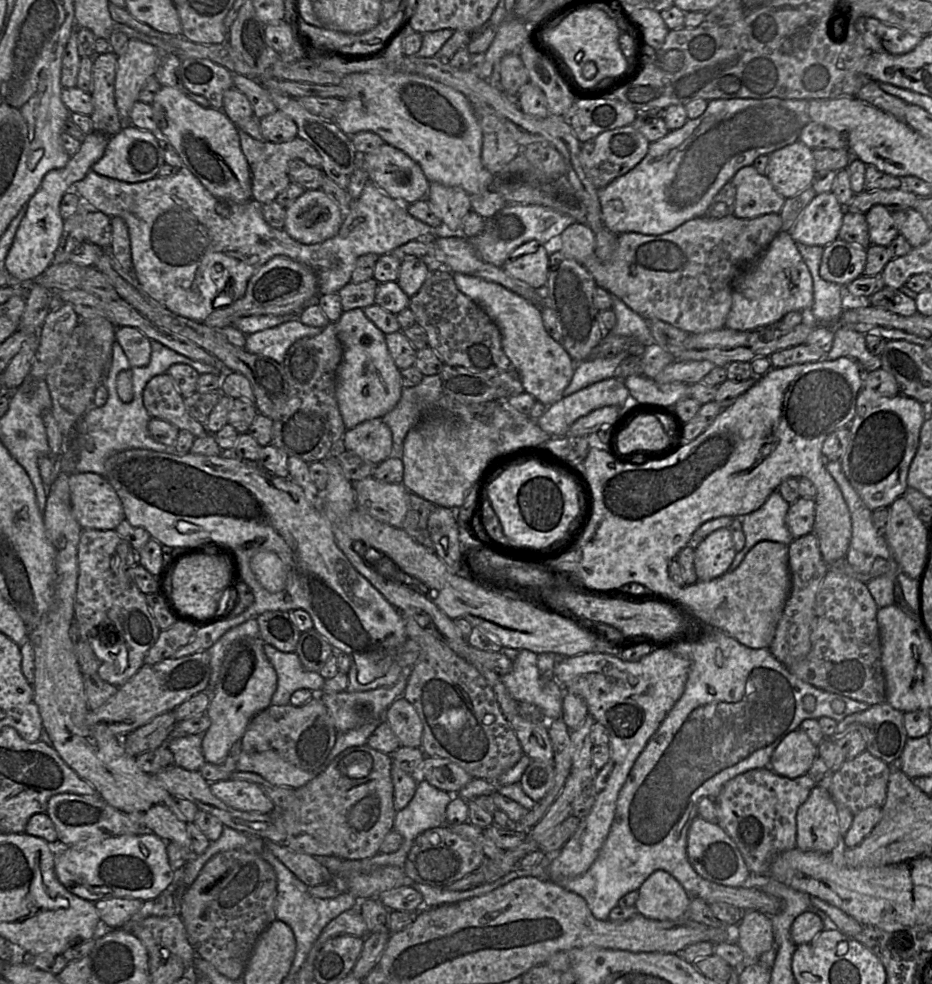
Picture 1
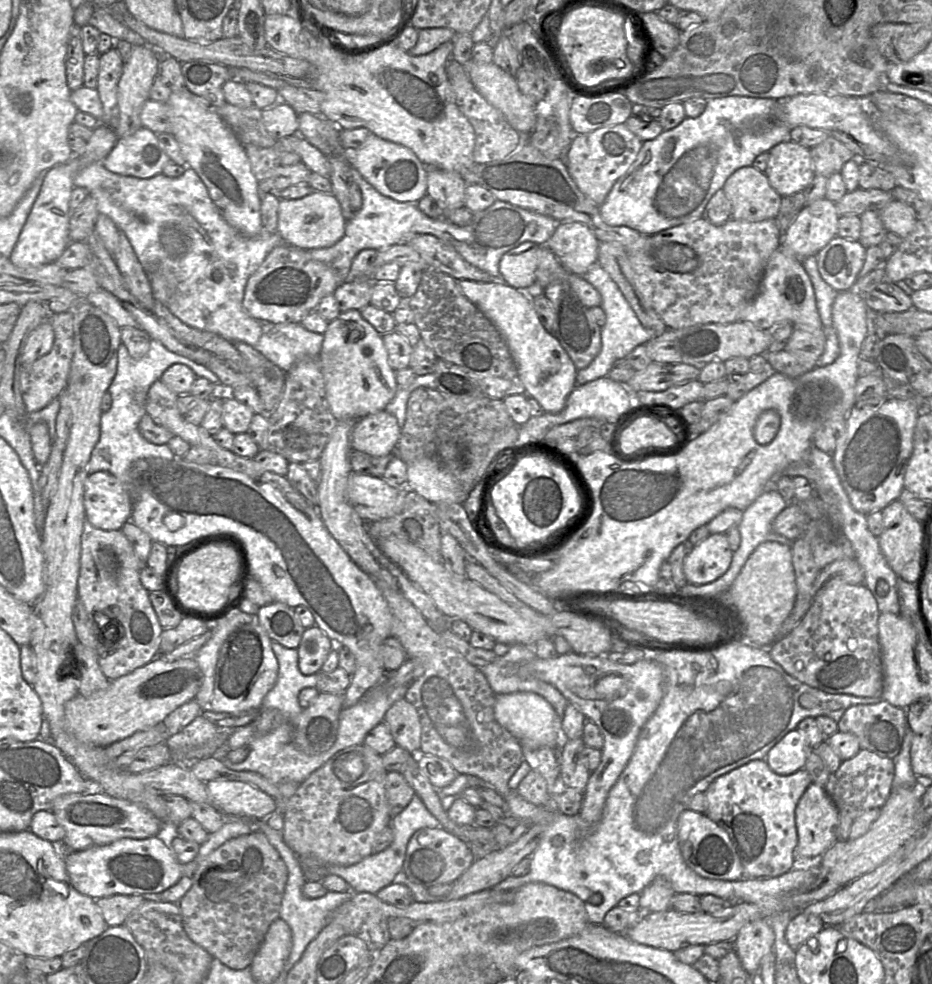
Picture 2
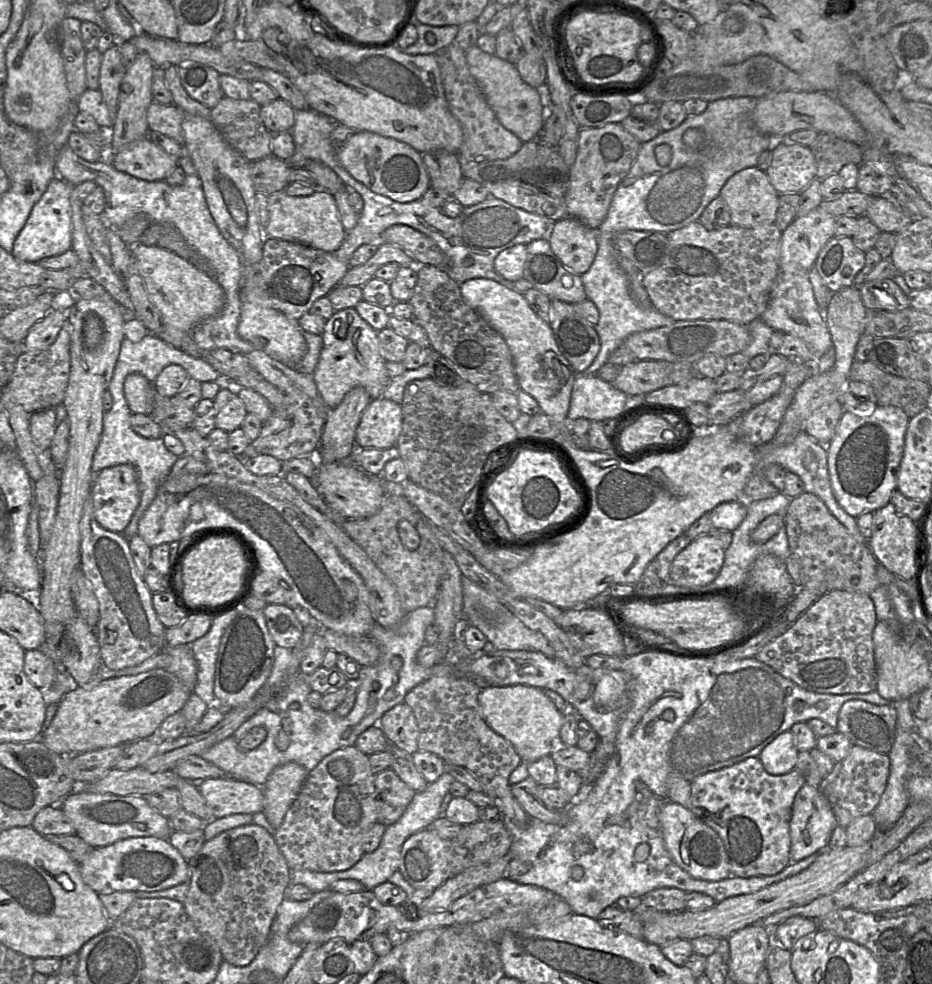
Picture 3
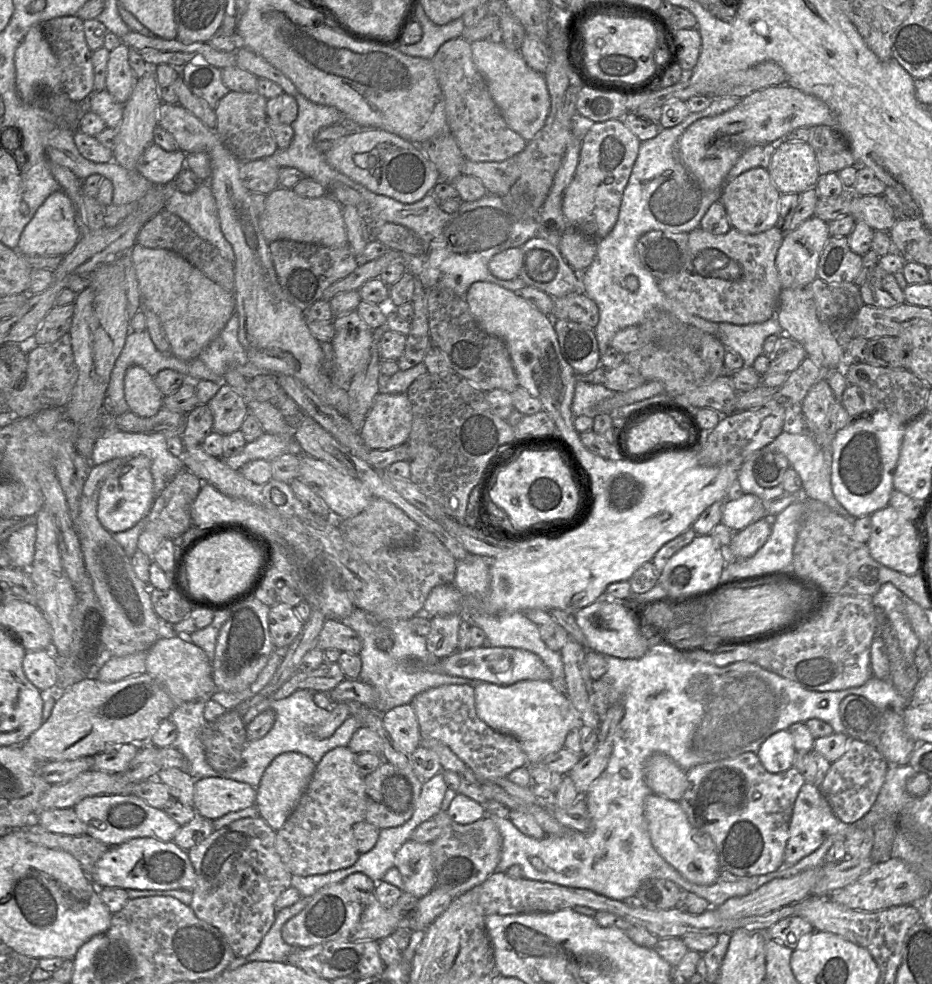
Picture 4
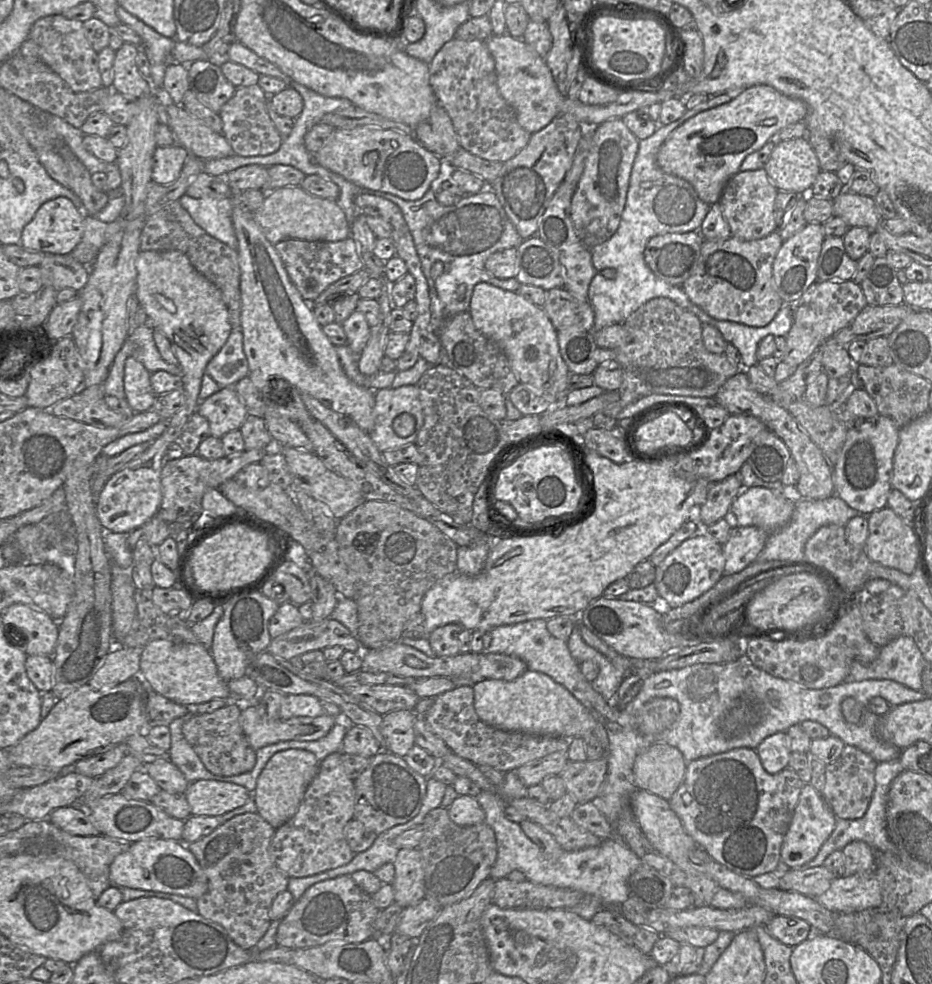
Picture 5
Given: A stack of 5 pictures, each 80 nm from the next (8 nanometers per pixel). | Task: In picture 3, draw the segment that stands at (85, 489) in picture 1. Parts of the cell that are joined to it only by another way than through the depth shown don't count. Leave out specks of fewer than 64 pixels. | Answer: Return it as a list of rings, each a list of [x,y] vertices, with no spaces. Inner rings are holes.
[[[120,464],[101,470],[94,476],[90,497],[93,502],[94,517],[99,525],[110,532],[122,533],[140,502],[138,474],[135,467],[131,464]]]

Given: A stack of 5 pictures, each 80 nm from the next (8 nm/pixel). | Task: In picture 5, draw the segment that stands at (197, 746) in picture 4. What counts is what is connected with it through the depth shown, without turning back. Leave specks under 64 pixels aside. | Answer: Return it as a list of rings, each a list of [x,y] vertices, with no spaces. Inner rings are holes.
[[[189,711],[188,714],[174,719],[169,725],[171,735],[169,761],[180,769],[189,783],[211,780],[211,772],[204,766],[182,732],[184,723],[193,715],[195,714]]]

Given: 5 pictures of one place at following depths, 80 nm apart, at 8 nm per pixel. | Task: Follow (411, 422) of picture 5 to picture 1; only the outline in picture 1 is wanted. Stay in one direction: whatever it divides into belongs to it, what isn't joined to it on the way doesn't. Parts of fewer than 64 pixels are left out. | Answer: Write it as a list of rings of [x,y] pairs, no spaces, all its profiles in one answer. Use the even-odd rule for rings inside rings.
[[[383,418],[367,420],[346,430],[342,448],[379,465],[393,454],[392,432]]]

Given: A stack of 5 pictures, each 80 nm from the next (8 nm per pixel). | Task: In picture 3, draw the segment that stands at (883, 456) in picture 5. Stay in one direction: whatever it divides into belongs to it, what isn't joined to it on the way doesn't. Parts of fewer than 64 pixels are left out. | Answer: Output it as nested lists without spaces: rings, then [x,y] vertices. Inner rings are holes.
[[[877,406],[874,411],[868,416],[858,416],[851,412],[844,412],[837,427],[835,434],[831,441],[826,445],[828,452],[828,471],[830,476],[830,482],[834,496],[839,505],[851,516],[858,518],[864,513],[874,513],[878,509],[884,507],[890,502],[891,495],[895,489],[897,489],[897,479],[900,462],[904,452],[904,439],[906,428],[908,426],[909,417],[905,412],[896,406]]]

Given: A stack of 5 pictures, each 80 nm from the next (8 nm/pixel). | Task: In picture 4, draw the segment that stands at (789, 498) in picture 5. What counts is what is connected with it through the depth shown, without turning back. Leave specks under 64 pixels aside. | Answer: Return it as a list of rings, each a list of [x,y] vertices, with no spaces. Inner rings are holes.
[[[736,481],[733,494],[725,500],[721,523],[738,532],[766,518],[766,503],[753,494],[739,493]]]

